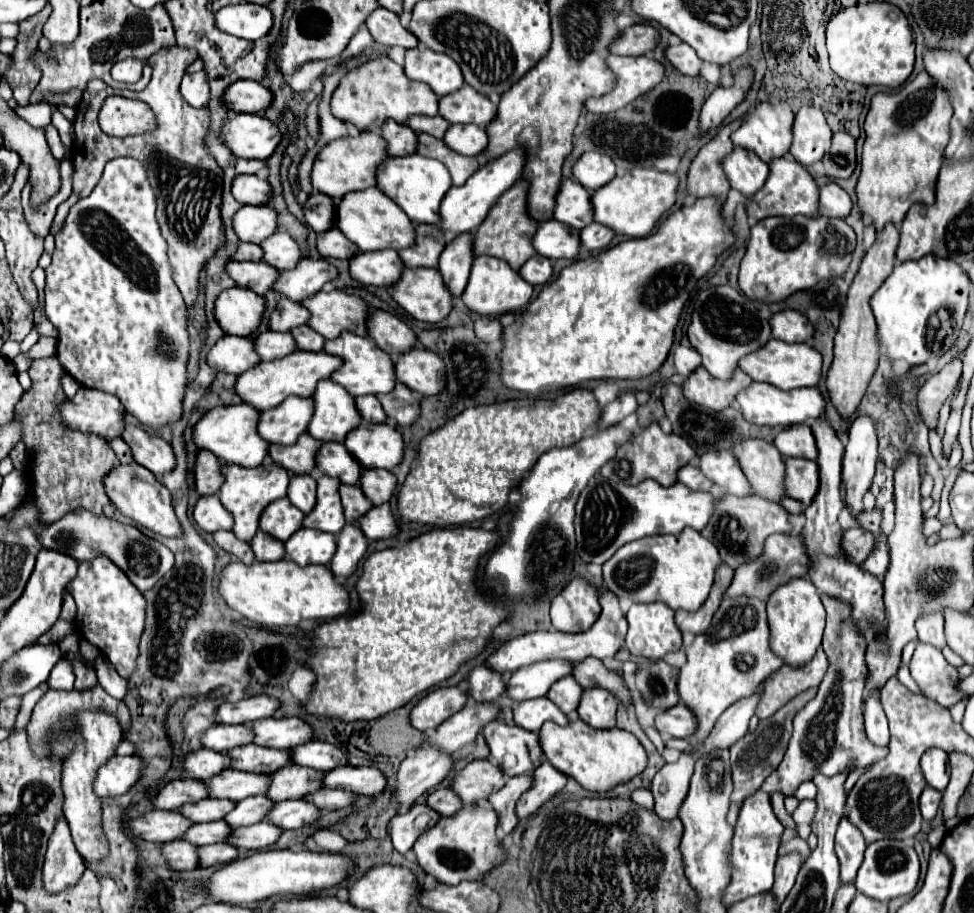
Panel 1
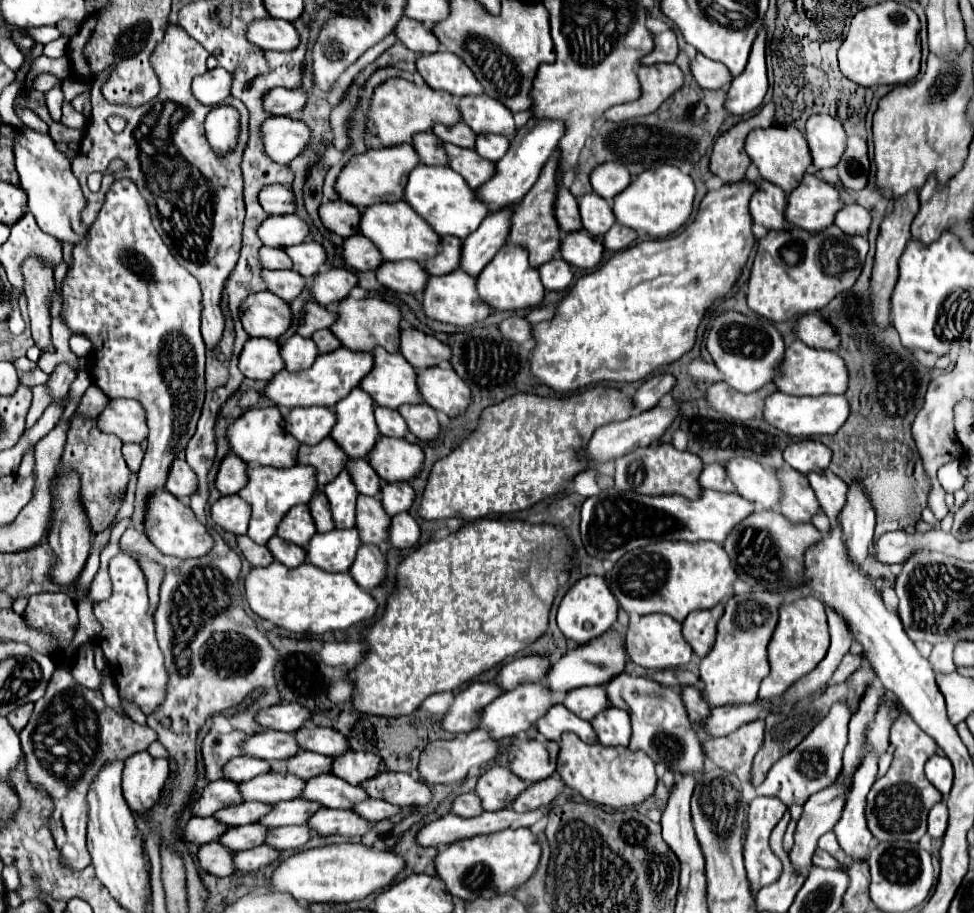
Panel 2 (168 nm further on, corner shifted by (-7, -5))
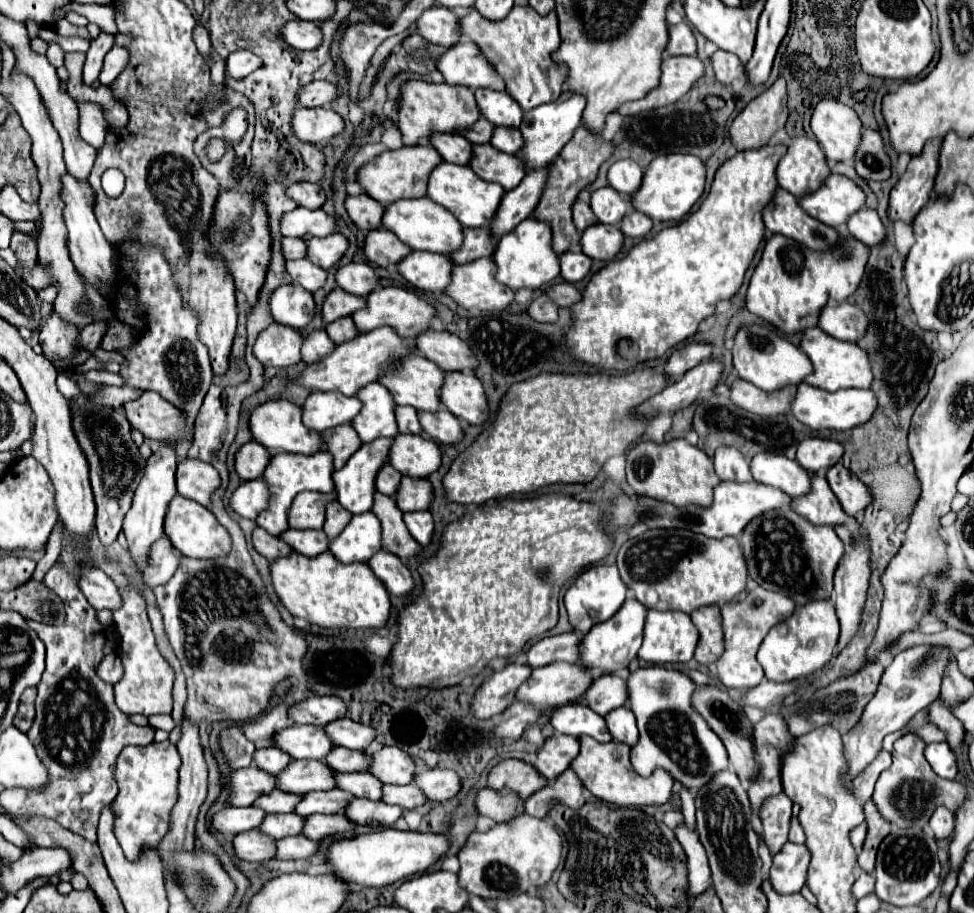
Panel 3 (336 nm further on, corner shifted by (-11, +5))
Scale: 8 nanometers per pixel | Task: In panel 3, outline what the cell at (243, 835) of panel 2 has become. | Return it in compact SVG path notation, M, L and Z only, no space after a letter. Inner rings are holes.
M287 813L287 815L267 815L265 821L261 823L259 831L281 839L281 837L291 837L291 835L299 835L301 833L301 825L303 825L303 817L297 813Z

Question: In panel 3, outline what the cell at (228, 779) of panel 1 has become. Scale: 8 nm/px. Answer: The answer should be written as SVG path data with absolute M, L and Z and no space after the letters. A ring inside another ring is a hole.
M291 761L279 775L277 775L277 789L287 793L305 795L311 791L329 791L335 789L337 783L333 781L333 769L323 761Z

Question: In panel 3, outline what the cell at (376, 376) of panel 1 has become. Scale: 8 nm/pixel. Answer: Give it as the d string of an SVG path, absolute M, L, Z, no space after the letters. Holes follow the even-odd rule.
M409 355L397 367L379 379L391 391L395 403L437 413L441 409L439 387L445 381L443 369L421 355Z

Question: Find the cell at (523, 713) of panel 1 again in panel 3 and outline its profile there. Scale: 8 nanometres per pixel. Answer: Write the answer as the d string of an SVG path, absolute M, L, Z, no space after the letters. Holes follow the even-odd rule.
M581 703L559 707L551 717L551 725L555 727L557 733L571 735L571 737L591 735L601 743L609 743L613 739L605 725L605 719Z

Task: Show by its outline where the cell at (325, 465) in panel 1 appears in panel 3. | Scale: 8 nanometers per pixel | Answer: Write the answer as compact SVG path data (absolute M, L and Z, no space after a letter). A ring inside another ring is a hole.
M383 465L383 469L377 475L377 491L381 491L383 495L395 495L401 483L401 473L397 473L397 469L393 469L391 465Z

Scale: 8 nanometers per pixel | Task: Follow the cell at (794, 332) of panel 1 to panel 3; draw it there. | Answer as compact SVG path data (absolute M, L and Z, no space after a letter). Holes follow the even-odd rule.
M851 303L827 305L819 315L819 327L841 341L859 341L865 335L867 325L869 319L865 313L861 313L861 309Z

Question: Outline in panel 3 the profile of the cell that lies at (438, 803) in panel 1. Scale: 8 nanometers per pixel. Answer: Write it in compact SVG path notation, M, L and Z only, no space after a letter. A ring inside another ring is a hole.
M481 789L477 793L477 809L481 815L491 817L495 823L505 823L511 821L515 815L519 815L523 811L523 799L521 797L513 797L513 793L505 793L505 791L493 791L493 789Z

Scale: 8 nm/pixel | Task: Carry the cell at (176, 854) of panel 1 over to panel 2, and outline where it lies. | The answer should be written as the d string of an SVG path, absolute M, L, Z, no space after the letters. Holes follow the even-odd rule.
M217 841L201 845L197 851L199 867L215 877L225 877L235 871L231 857L233 857L233 851L229 851L227 847L221 847Z

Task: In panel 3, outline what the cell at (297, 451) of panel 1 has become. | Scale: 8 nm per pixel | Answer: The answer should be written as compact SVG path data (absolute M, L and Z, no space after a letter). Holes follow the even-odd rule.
M339 425L327 429L323 435L323 449L335 457L335 469L341 469L349 457L363 445L357 437L357 431L351 425Z

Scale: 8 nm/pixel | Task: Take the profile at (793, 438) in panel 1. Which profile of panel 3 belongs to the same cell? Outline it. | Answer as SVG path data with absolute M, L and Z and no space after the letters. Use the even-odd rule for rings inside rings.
M805 439L797 449L797 461L807 469L817 473L819 469L833 467L843 455L843 445L827 439Z

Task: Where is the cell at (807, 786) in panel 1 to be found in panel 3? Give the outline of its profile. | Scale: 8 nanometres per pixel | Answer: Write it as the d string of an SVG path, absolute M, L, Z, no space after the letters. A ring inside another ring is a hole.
M913 645L901 653L897 653L891 661L891 665L883 671L879 689L875 697L869 701L869 705L863 711L863 717L855 729L843 735L845 745L845 757L849 761L849 775L847 775L847 787L851 789L851 781L855 775L869 765L877 753L883 747L885 735L899 731L907 725L907 721L921 709L929 705L929 701L939 697L941 677L945 677L945 665L949 665L949 647L943 645Z

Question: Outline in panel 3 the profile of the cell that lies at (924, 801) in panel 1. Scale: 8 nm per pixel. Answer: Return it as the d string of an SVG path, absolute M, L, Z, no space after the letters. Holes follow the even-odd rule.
M939 807L939 809L933 813L929 825L931 825L933 833L935 833L935 839L947 839L947 837L953 835L955 817L953 817L953 813L951 813L949 809Z

